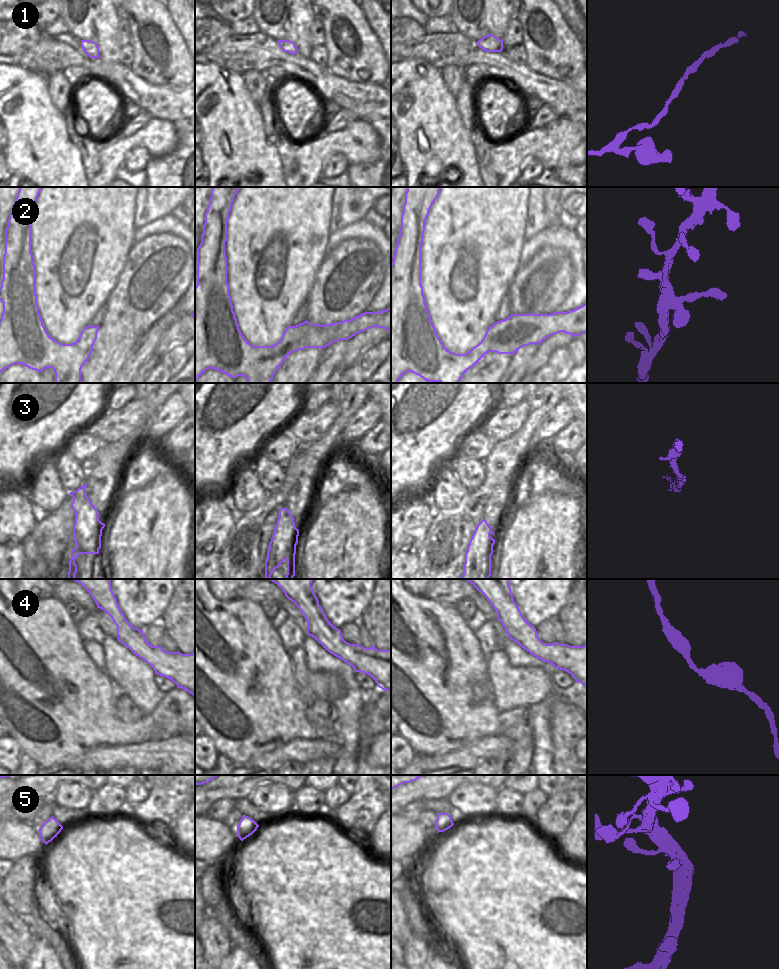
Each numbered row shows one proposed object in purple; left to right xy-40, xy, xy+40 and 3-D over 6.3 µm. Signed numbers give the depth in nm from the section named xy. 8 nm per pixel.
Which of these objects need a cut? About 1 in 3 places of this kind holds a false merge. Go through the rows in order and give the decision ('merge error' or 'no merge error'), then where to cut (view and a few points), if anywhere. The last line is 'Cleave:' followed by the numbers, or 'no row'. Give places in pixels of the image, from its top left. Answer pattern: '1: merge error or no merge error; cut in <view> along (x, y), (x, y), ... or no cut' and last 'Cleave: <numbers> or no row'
1: no merge error; no cut
2: no merge error; no cut
3: no merge error; no cut
4: no merge error; no cut
5: no merge error; no cut
Cleave: no row

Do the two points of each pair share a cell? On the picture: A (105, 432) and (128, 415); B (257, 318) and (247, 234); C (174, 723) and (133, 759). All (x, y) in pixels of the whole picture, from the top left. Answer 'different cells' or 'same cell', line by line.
A: same cell
B: same cell
C: different cells

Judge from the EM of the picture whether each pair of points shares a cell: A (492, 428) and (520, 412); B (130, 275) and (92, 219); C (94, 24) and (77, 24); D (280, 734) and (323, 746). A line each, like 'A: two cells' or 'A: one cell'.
A: one cell
B: two cells
C: one cell
D: two cells

